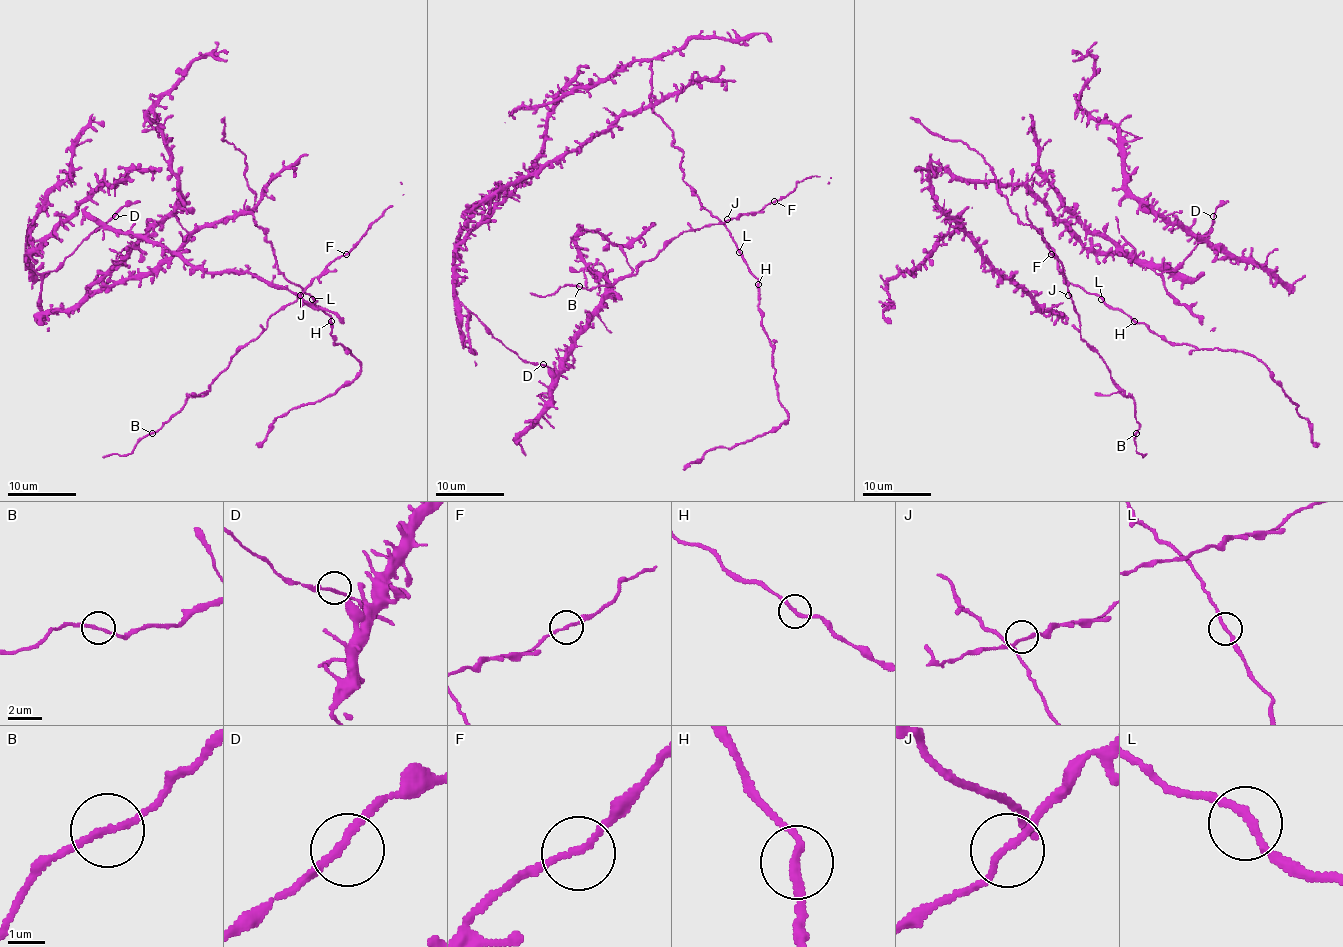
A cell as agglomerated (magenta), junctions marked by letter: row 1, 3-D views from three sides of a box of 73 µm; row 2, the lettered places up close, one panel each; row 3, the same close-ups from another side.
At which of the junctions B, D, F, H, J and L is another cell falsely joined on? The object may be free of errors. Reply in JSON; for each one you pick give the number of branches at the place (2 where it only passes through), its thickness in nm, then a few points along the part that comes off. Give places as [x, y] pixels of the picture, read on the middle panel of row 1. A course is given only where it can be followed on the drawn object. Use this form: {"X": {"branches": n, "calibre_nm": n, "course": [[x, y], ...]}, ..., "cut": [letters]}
{"cut": []}

